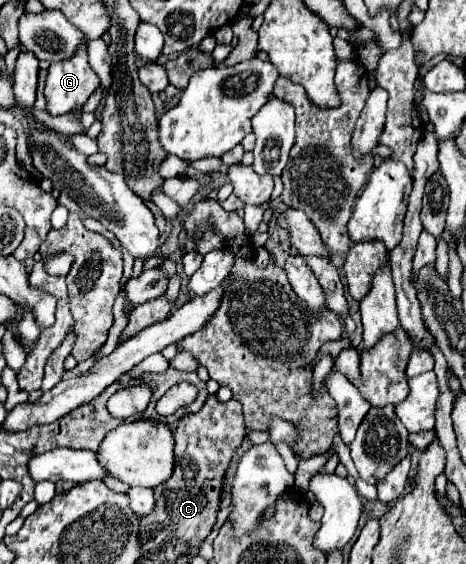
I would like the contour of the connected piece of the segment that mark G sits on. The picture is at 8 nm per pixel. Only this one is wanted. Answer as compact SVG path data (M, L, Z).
M82 45L72 59L50 65L44 87L46 111L54 117L66 115L82 107L98 87L100 81L96 79L96 73L88 63L88 55Z

